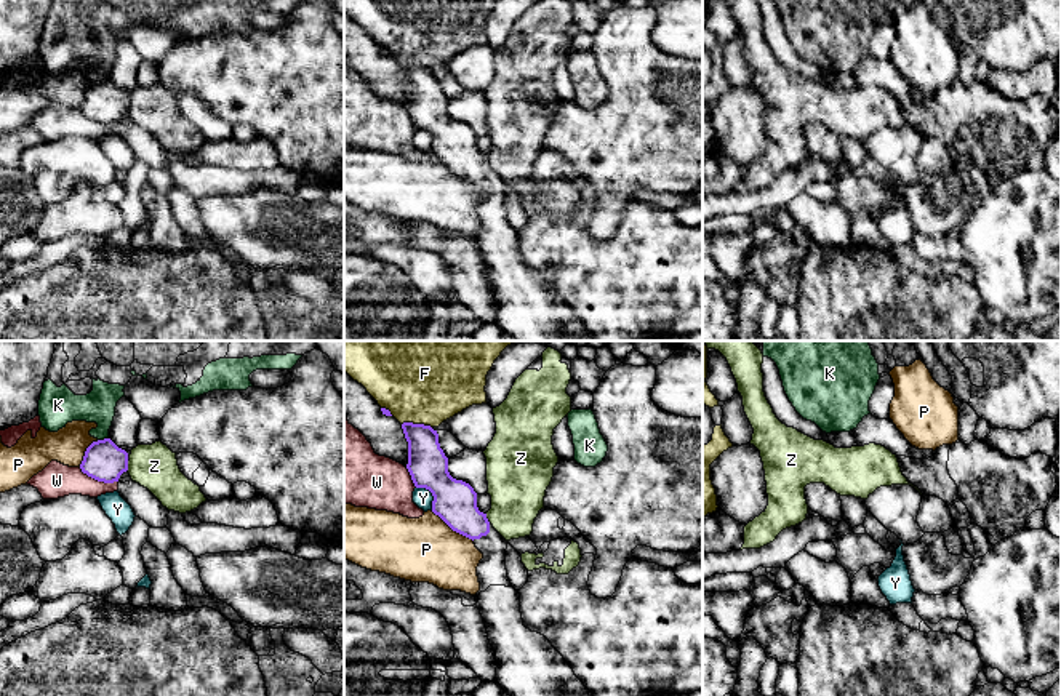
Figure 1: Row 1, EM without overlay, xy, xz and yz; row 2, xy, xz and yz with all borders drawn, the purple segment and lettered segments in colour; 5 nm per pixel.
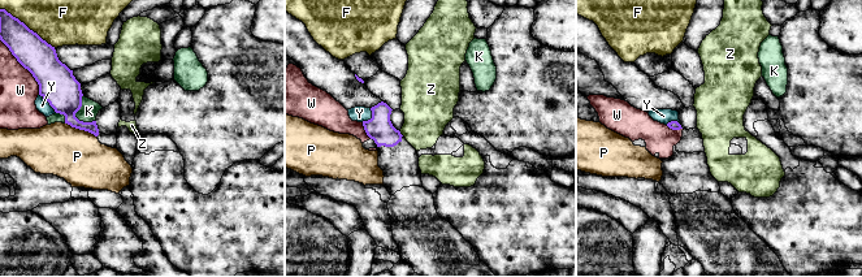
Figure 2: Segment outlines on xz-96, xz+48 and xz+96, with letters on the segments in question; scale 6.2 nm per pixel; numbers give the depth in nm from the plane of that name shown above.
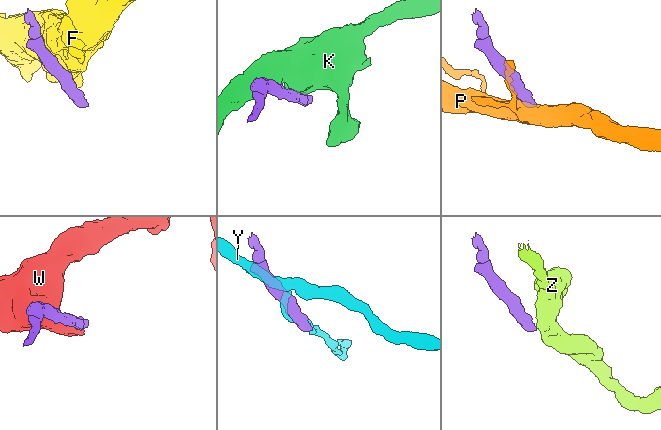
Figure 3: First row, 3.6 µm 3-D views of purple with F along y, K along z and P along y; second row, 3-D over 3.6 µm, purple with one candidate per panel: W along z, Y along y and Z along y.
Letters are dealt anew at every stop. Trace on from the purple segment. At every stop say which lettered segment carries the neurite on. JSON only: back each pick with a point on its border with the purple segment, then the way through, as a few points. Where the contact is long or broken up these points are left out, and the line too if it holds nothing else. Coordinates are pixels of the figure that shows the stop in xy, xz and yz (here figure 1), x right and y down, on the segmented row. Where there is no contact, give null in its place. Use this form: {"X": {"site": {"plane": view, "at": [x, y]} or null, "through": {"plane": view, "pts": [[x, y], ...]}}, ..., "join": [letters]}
{"join": []}

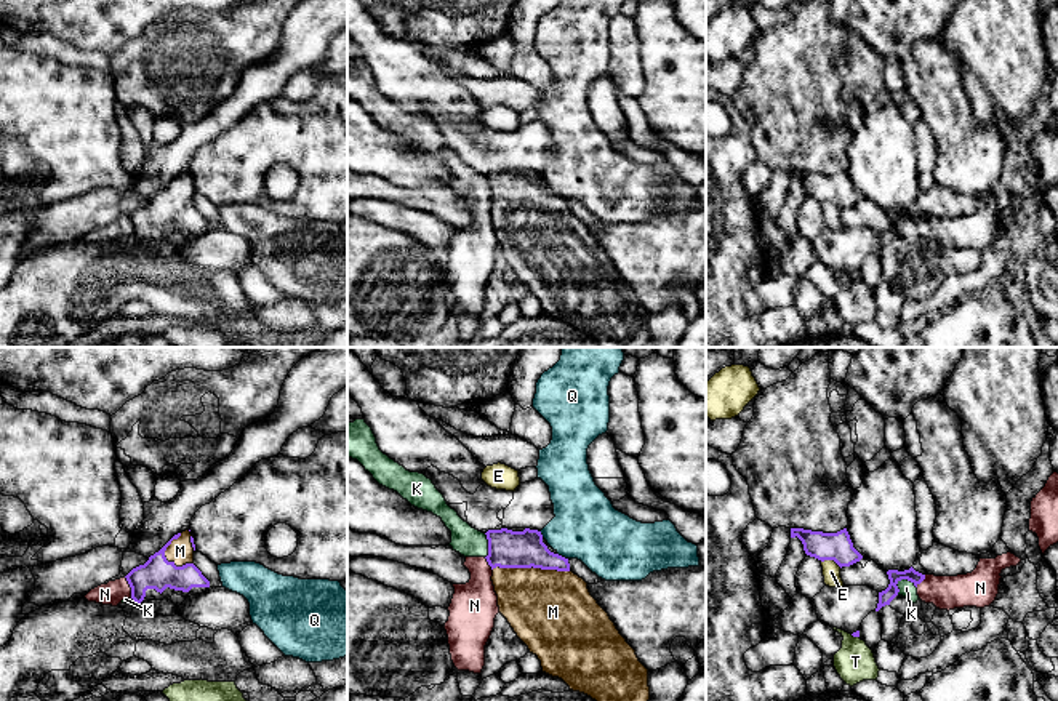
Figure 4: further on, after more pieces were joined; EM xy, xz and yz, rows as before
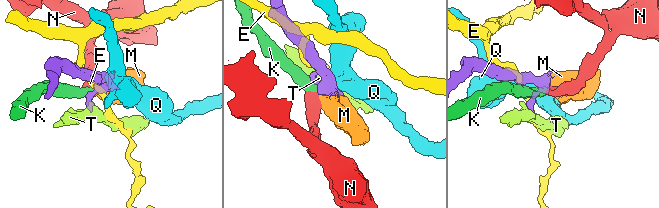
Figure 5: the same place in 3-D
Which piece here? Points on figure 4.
{"M": {"site": {"plane": "xz", "at": [530, 567]}, "through": {"plane": "xz", "pts": [[506, 549], [530, 567], [530, 581], [551, 612]]}}, "join": ["M"]}

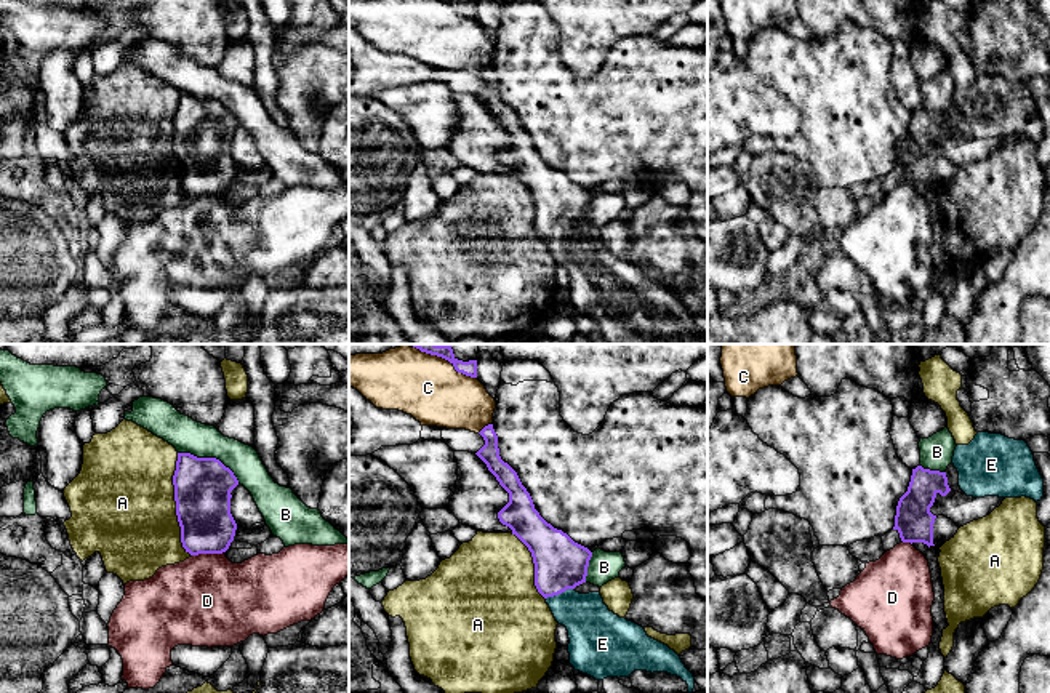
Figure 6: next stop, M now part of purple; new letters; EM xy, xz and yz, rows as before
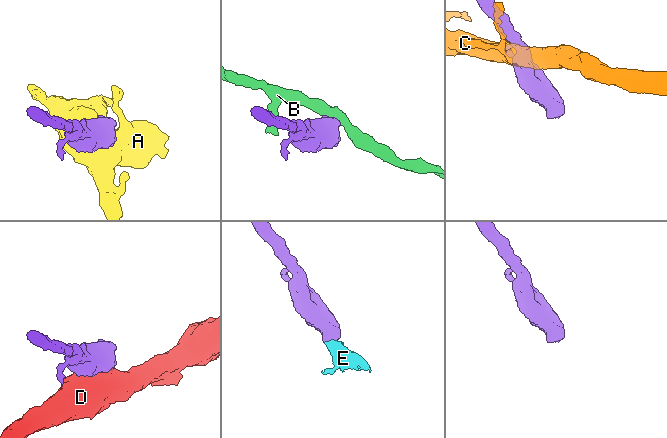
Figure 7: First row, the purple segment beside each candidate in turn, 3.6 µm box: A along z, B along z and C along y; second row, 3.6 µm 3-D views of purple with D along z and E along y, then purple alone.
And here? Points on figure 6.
{"E": {"site": {"plane": "xz", "at": [559, 592]}, "through": {"plane": "xz", "pts": [[561, 564], [559, 592], [593, 629]]}}, "join": ["E"]}

